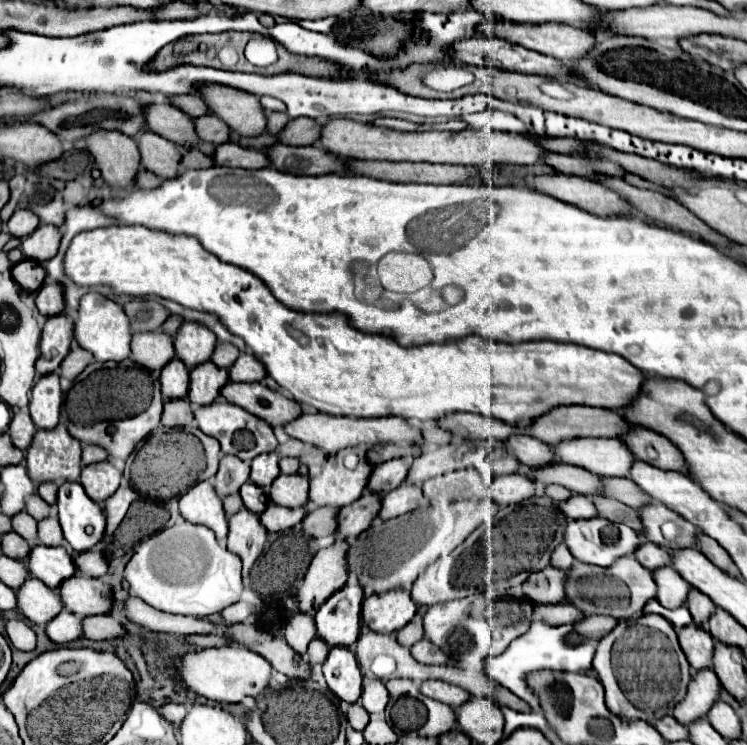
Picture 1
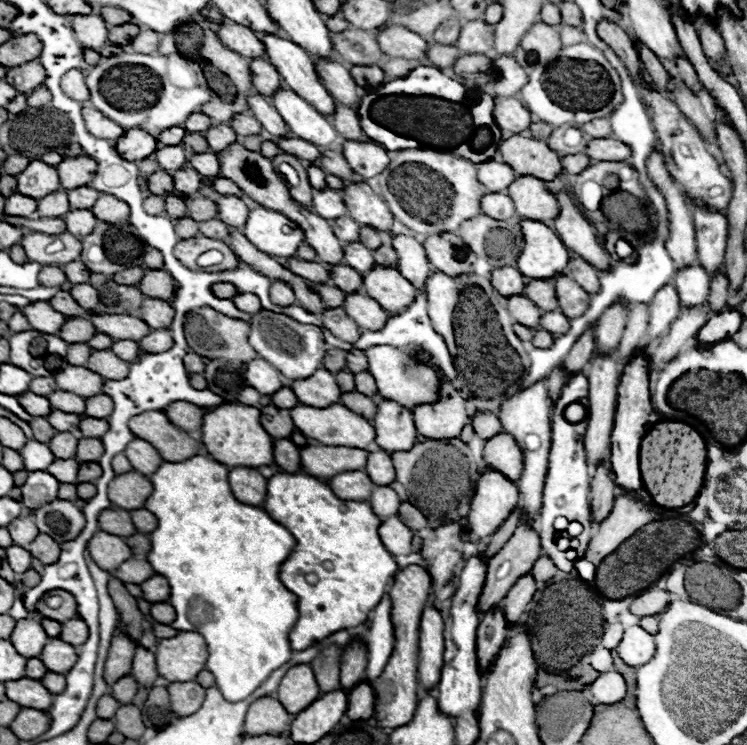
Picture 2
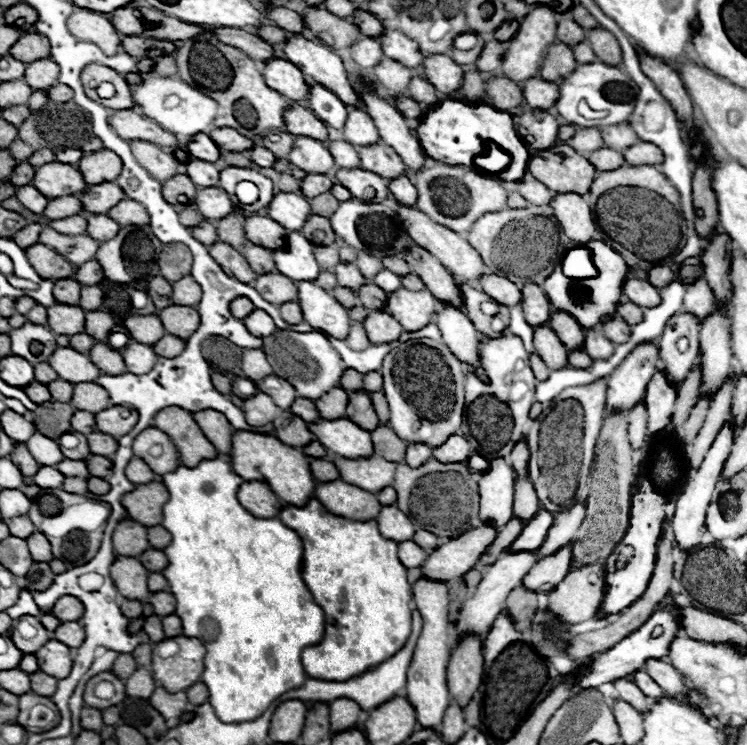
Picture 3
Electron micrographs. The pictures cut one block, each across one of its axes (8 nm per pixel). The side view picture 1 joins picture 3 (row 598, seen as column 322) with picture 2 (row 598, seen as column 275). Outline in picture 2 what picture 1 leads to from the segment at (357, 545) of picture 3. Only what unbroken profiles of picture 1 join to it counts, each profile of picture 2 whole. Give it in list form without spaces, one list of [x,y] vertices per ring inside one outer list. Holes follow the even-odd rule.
[[[278,472],[272,478],[268,478],[268,494],[264,500],[264,510],[272,520],[286,526],[296,538],[292,554],[280,566],[280,582],[284,582],[284,586],[298,598],[298,620],[292,626],[288,638],[292,650],[304,650],[314,640],[322,640],[336,630],[364,624],[370,616],[370,610],[382,598],[388,580],[392,580],[392,576],[398,570],[392,554],[384,548],[378,536],[380,518],[372,512],[370,504],[356,500],[340,500],[334,496],[330,486],[318,478],[306,474]],[[310,574],[316,576],[314,582],[308,582],[306,576]]]

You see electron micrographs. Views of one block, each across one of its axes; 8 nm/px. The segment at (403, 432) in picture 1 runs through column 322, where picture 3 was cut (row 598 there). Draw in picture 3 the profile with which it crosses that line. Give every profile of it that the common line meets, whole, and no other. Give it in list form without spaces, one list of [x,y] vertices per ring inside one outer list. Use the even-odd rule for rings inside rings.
[[[418,578],[412,584],[414,602],[416,608],[422,614],[424,626],[422,634],[416,644],[416,654],[412,660],[412,666],[408,670],[408,682],[406,682],[406,698],[416,710],[416,720],[422,728],[438,728],[442,724],[442,718],[446,714],[446,708],[450,704],[450,692],[446,686],[446,668],[450,660],[450,628],[448,628],[448,586],[446,582],[430,580],[430,578]]]

